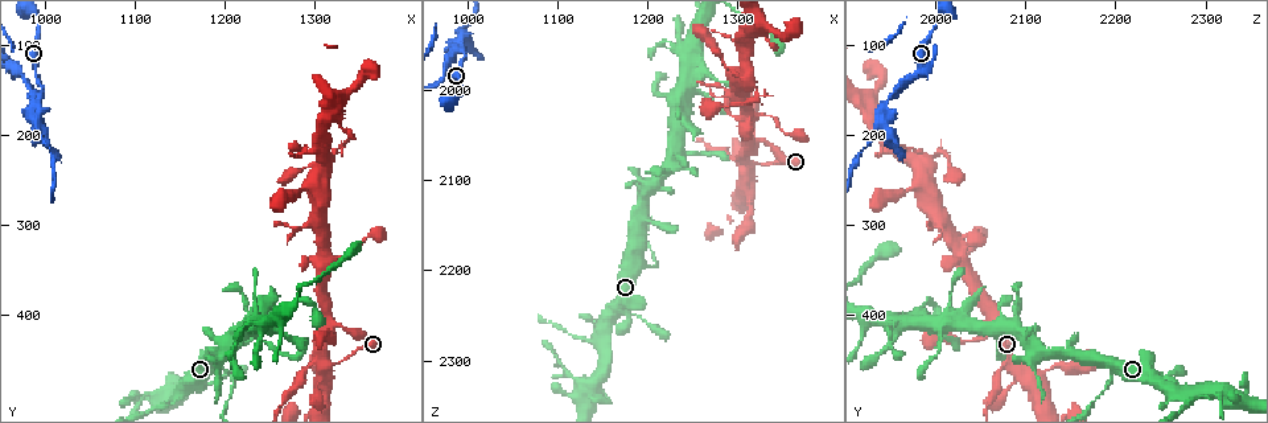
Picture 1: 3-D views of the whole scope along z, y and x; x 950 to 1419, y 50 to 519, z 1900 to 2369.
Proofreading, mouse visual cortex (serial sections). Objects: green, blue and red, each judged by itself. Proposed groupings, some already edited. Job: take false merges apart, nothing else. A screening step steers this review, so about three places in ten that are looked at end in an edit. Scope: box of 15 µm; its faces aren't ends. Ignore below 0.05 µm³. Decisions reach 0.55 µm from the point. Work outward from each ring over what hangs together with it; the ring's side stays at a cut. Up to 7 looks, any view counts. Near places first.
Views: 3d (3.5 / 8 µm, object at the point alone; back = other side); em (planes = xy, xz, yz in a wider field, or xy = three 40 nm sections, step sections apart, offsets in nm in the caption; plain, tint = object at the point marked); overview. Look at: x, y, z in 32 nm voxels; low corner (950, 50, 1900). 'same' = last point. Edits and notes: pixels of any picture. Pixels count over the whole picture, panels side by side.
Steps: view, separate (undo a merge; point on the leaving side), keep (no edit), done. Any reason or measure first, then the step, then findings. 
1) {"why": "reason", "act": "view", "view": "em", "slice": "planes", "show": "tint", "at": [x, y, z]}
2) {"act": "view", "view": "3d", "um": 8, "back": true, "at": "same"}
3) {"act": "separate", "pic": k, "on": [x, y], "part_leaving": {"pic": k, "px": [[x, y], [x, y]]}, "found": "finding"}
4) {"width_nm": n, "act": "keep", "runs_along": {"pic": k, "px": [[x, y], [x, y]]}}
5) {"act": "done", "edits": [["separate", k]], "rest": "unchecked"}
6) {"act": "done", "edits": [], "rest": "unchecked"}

{"why": "thin neck", "act": "view", "view": "3d", "um": 8, "at": [1205, 460, 2195]}

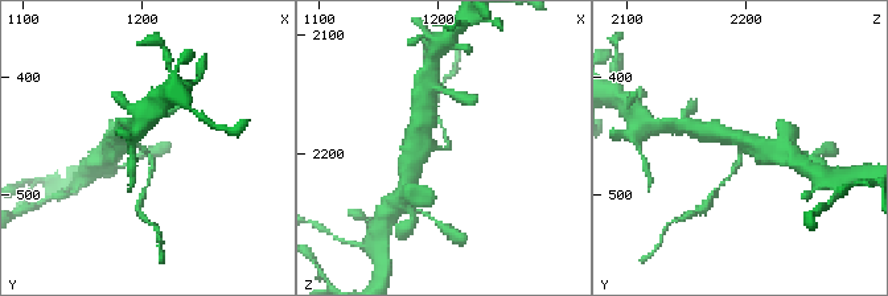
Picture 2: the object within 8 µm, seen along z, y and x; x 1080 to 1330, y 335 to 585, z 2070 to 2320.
{"act": "view", "view": "3d", "um": 3.5, "at": [1208, 466, 2194]}

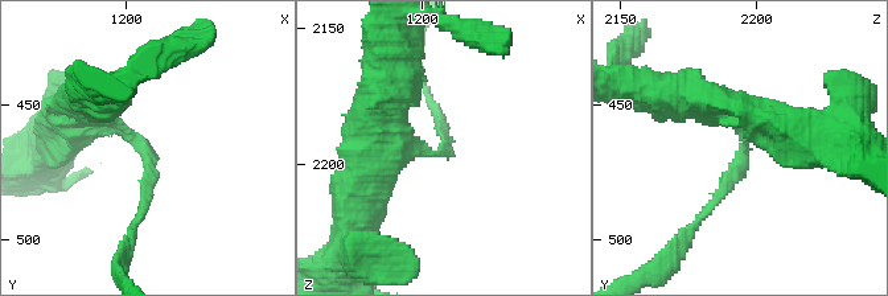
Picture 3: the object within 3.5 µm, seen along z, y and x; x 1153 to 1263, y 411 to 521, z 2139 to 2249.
{"act": "view", "view": "em", "slice": "xy", "step": 5, "show": "tint", "at": [1206, 465, 2195]}

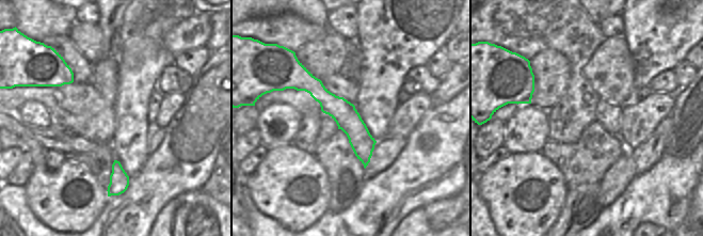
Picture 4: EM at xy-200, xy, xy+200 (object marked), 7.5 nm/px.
{"width_nm": 190, "act": "separate", "pic": 3, "on": [731, 175], "part_leaving": {"pic": 3, "px": [[744, 140], [738, 172], [683, 238]]}, "found": "a second cell is stuck on"}

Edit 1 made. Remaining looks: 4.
{"why": "abrupt turn", "act": "view", "view": "3d", "um": 3.5, "at": [1195, 440, 2110]}

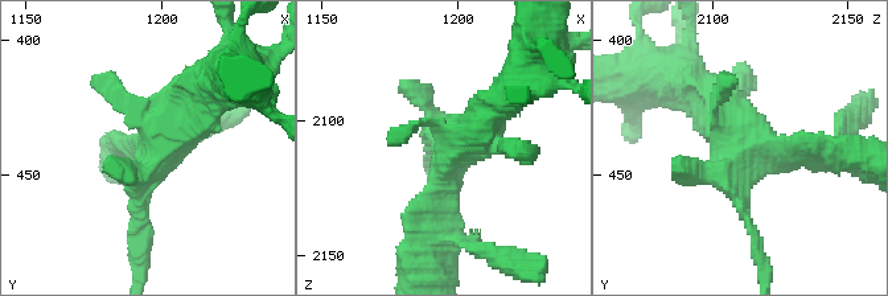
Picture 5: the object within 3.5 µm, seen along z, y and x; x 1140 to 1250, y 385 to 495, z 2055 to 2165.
{"act": "keep", "runs_along": {"pic": 5, "px": [[432, 217], [452, 149], [513, 91]]}, "found": "all the same cell"}

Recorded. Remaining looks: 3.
{"why": "thin arm on a thick one", "act": "view", "view": "3d", "um": 8, "at": [1240, 415, 1960]}

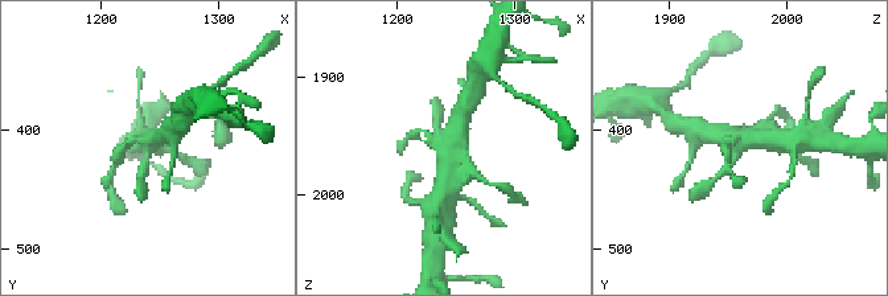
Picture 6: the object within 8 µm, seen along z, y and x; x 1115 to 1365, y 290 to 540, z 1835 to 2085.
{"act": "view", "view": "3d", "um": 3.5, "at": [1240, 414, 1962]}

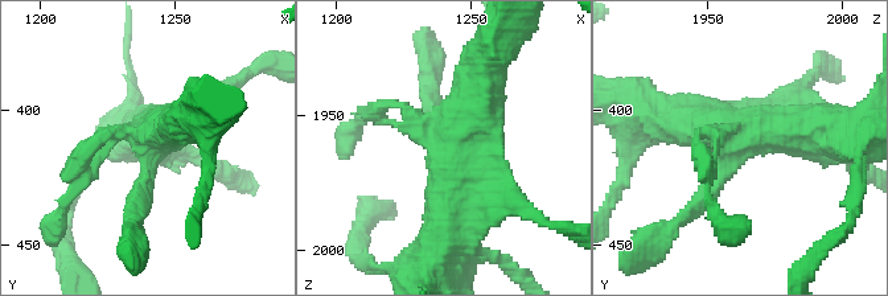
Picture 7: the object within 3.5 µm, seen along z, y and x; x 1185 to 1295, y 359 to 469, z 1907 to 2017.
{"act": "view", "view": "em", "slice": "xy", "step": 5, "show": "tint", "at": [1242, 415, 1960]}

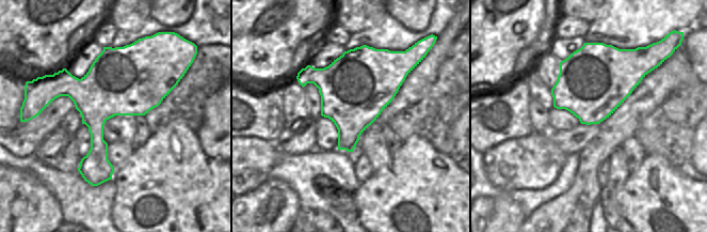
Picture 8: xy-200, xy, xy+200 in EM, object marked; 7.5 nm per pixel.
{"act": "keep", "runs_along": {"pic": 7, "px": [[448, 231], [452, 140], [485, 69]]}, "found": "continuous, no second cell"}

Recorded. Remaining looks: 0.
{"act": "done", "edits": [["separate", 3]], "rest": "unchecked"}

